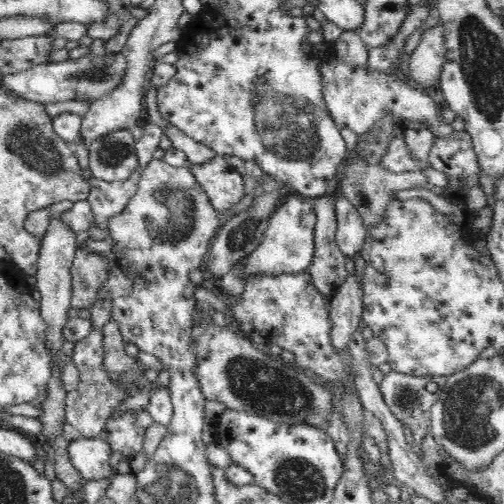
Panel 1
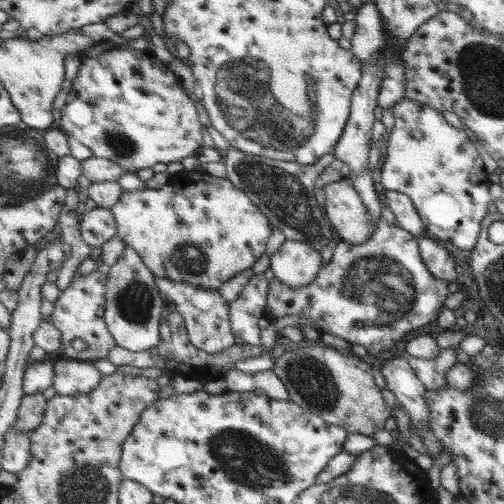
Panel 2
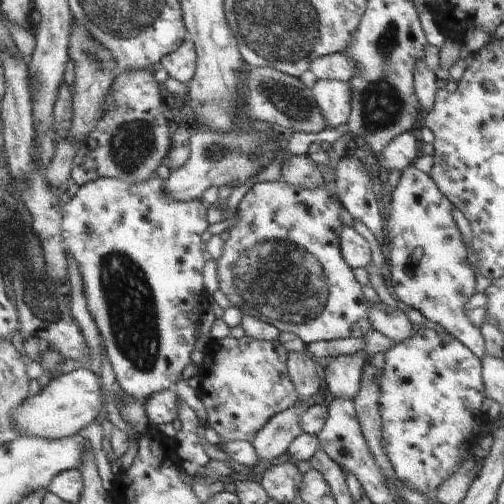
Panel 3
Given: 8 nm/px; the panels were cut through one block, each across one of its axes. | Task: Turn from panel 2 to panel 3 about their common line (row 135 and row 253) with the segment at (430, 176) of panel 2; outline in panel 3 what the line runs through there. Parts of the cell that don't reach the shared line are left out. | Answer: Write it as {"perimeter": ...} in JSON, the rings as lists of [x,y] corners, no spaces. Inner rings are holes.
{"perimeter":[[[415,166],[407,168],[403,172],[401,182],[397,184],[395,192],[391,194],[391,210],[389,210],[389,222],[387,222],[387,244],[389,244],[389,256],[391,256],[391,282],[393,290],[399,296],[399,300],[421,312],[427,320],[441,324],[445,334],[453,336],[459,344],[465,344],[479,360],[483,356],[483,340],[479,330],[469,324],[469,320],[463,316],[463,304],[467,298],[473,296],[473,274],[465,264],[465,248],[459,242],[459,232],[449,216],[451,204],[441,196],[441,190],[433,182],[433,178]]]}

